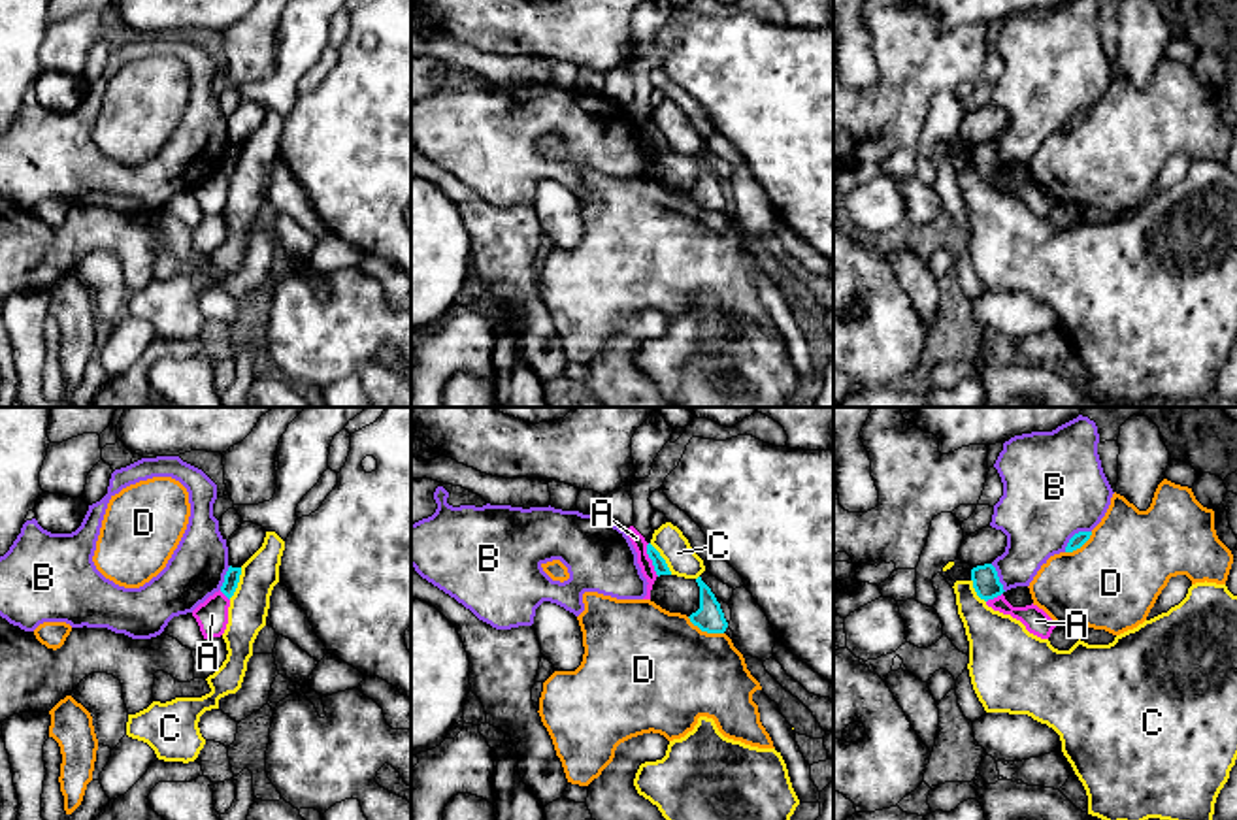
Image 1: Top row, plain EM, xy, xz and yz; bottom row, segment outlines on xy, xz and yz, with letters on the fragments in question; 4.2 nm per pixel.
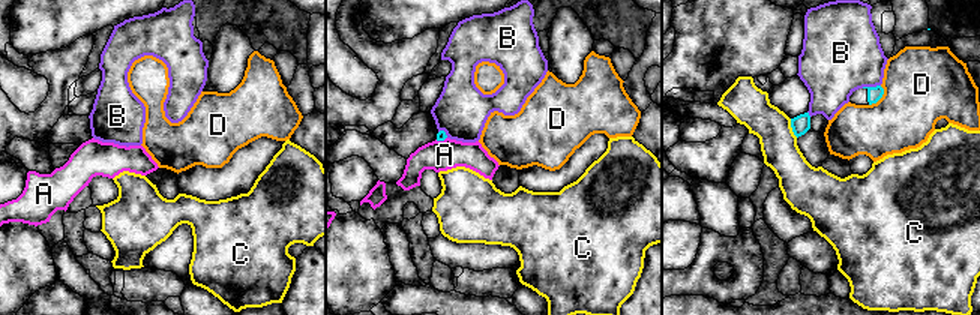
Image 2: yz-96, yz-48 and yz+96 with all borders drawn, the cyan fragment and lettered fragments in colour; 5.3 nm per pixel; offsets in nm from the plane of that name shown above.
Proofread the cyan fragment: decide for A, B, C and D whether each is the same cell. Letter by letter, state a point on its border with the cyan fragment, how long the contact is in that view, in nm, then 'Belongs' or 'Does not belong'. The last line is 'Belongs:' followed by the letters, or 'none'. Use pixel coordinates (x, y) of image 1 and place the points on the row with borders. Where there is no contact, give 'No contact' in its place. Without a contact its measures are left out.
A: Touches cyan at xz (651, 558). Shared border 150 nm. Does not belong
B: Touches cyan at yz (1073, 536). Shared border 150 nm. Does not belong
C: Touches cyan at xy (238, 581). Shared border 150 nm. Does not belong
D: Touches cyan at xz (706, 630). Shared border 180 nm. Does not belong
Belongs: none

